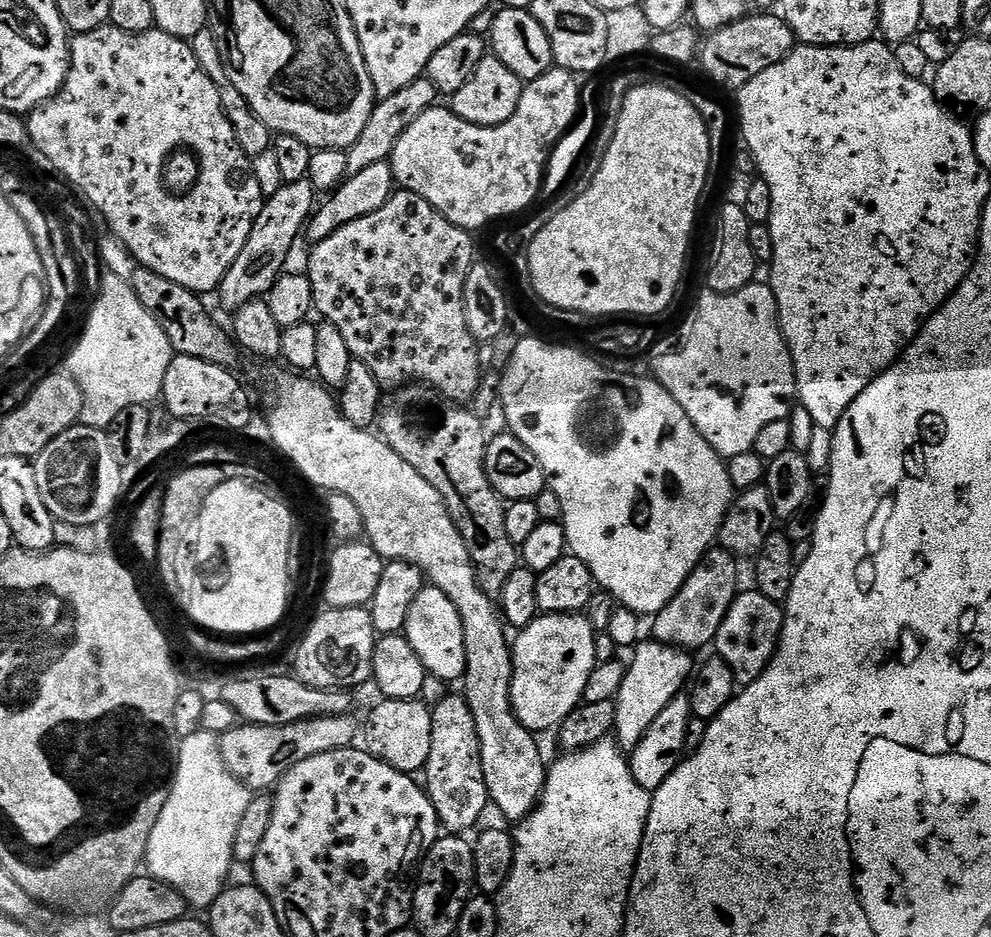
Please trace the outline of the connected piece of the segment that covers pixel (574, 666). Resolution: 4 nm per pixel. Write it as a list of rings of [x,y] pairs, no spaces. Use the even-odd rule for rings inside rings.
[[[540,614],[525,628],[519,629],[512,644],[512,709],[534,734],[547,728],[559,729],[560,723],[584,699],[586,682],[598,663],[596,659],[597,631],[584,614]]]

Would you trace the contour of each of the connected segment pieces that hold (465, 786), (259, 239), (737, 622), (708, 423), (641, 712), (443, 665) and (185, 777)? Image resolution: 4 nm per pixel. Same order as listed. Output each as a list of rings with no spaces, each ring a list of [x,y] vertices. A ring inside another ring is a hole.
[[[449,694],[442,698],[442,702],[438,702],[432,708],[432,733],[430,734],[430,758],[426,762],[426,766],[422,769],[422,776],[428,779],[426,783],[426,791],[428,797],[432,799],[432,805],[434,810],[438,814],[441,825],[449,833],[452,834],[468,834],[472,827],[479,822],[484,816],[484,811],[489,811],[490,801],[488,799],[488,791],[486,790],[486,778],[482,774],[482,754],[480,753],[480,743],[478,742],[478,726],[474,726],[474,714],[470,714],[470,706],[464,701],[463,695],[460,694]]]
[[[305,176],[300,181],[285,183],[278,193],[265,199],[262,212],[255,220],[246,246],[242,248],[238,258],[234,258],[234,266],[230,266],[218,289],[218,297],[220,296],[221,302],[229,310],[238,309],[248,301],[265,297],[277,278],[283,275],[286,266],[284,264],[299,234],[301,236],[315,211],[317,194],[311,179]]]
[[[755,590],[741,591],[730,606],[714,641],[715,655],[725,660],[732,671],[732,679],[743,686],[754,682],[768,669],[772,655],[780,644],[784,629],[784,610],[777,601]]]
[[[753,282],[742,290],[727,294],[704,290],[704,293],[700,296],[700,301],[693,306],[692,313],[681,322],[680,329],[676,332],[676,337],[672,341],[661,339],[650,352],[650,357],[652,356],[651,375],[670,393],[674,398],[674,402],[678,402],[678,406],[682,406],[682,410],[686,410],[690,422],[700,431],[702,438],[706,438],[706,442],[710,442],[710,446],[714,446],[716,453],[725,458],[753,451],[756,447],[758,433],[762,431],[763,427],[770,426],[770,422],[787,420],[792,415],[792,409],[798,400],[796,394],[796,371],[792,365],[792,355],[788,349],[788,344],[784,341],[784,331],[780,328],[780,318],[776,314],[776,299],[771,287],[767,283],[760,283]]]
[[[654,638],[645,639],[636,645],[631,653],[632,661],[627,661],[624,681],[616,695],[616,727],[614,740],[621,749],[631,750],[642,742],[650,722],[670,706],[674,697],[681,695],[694,672],[694,663],[687,651],[669,644],[659,644]]]
[[[425,586],[408,608],[402,635],[413,647],[415,654],[421,659],[427,675],[437,676],[445,682],[459,681],[466,670],[466,646],[462,618],[458,618],[458,610],[454,610],[454,602],[442,594],[442,590]]]
[[[199,730],[181,739],[172,792],[150,834],[147,875],[177,888],[193,909],[211,909],[229,883],[228,871],[234,866],[236,836],[240,832],[242,814],[246,814],[252,797],[249,788],[230,774],[220,753],[219,739],[213,732]]]

